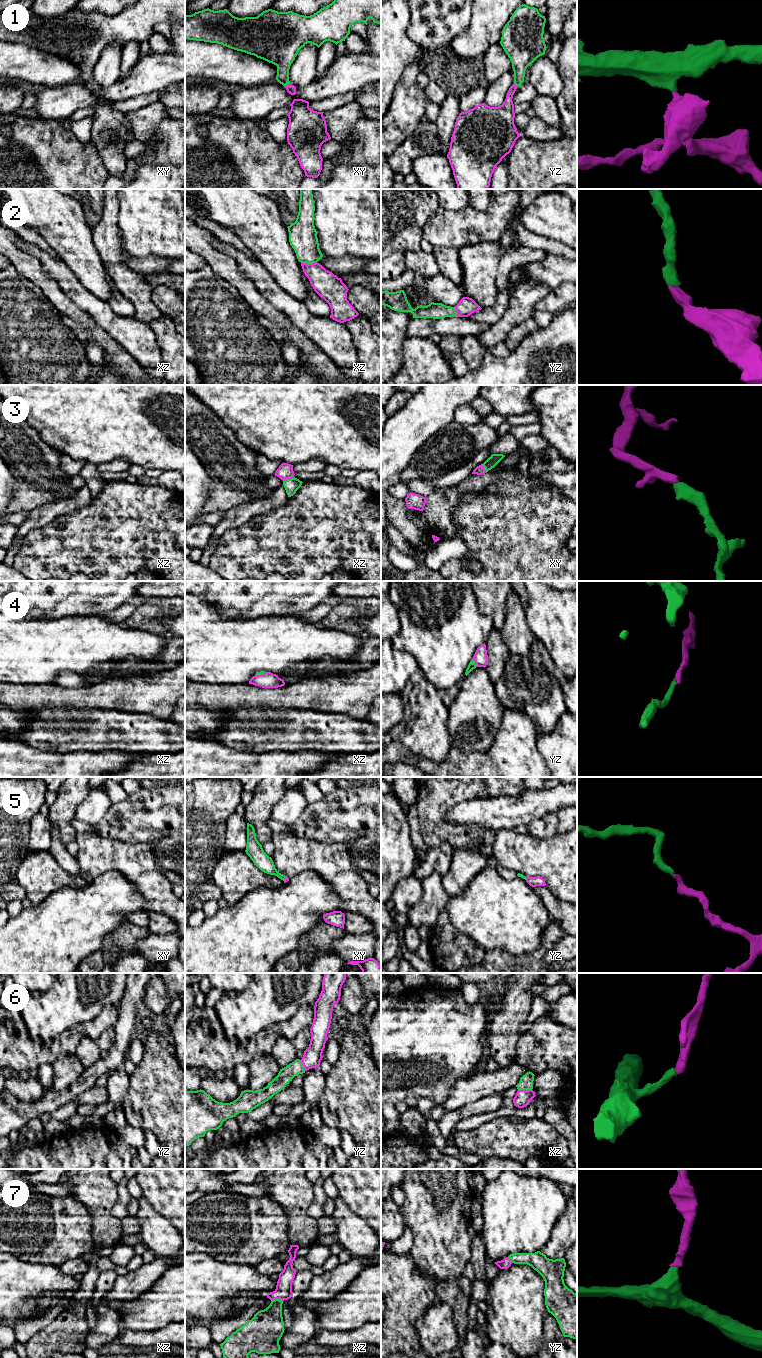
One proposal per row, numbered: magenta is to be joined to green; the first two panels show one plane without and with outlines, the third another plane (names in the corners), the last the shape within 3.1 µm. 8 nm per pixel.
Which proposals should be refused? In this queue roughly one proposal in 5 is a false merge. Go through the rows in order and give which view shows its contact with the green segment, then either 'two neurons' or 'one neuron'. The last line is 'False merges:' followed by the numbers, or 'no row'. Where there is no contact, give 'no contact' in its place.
1: meets green in xy; one neuron
2: meets green in xz; one neuron
3: meets green in xz; one neuron
4: meets green in yz; one neuron
5: meets green in xy; one neuron
6: meets green in xz; one neuron
7: meets green in xz; one neuron
False merges: no row

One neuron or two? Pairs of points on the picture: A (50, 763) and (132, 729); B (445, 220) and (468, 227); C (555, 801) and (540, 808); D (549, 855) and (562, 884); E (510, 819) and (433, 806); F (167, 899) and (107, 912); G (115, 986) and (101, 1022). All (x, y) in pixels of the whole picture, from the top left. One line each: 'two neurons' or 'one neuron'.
A: two neurons
B: one neuron
C: one neuron
D: one neuron
E: two neurons
F: two neurons
G: two neurons

